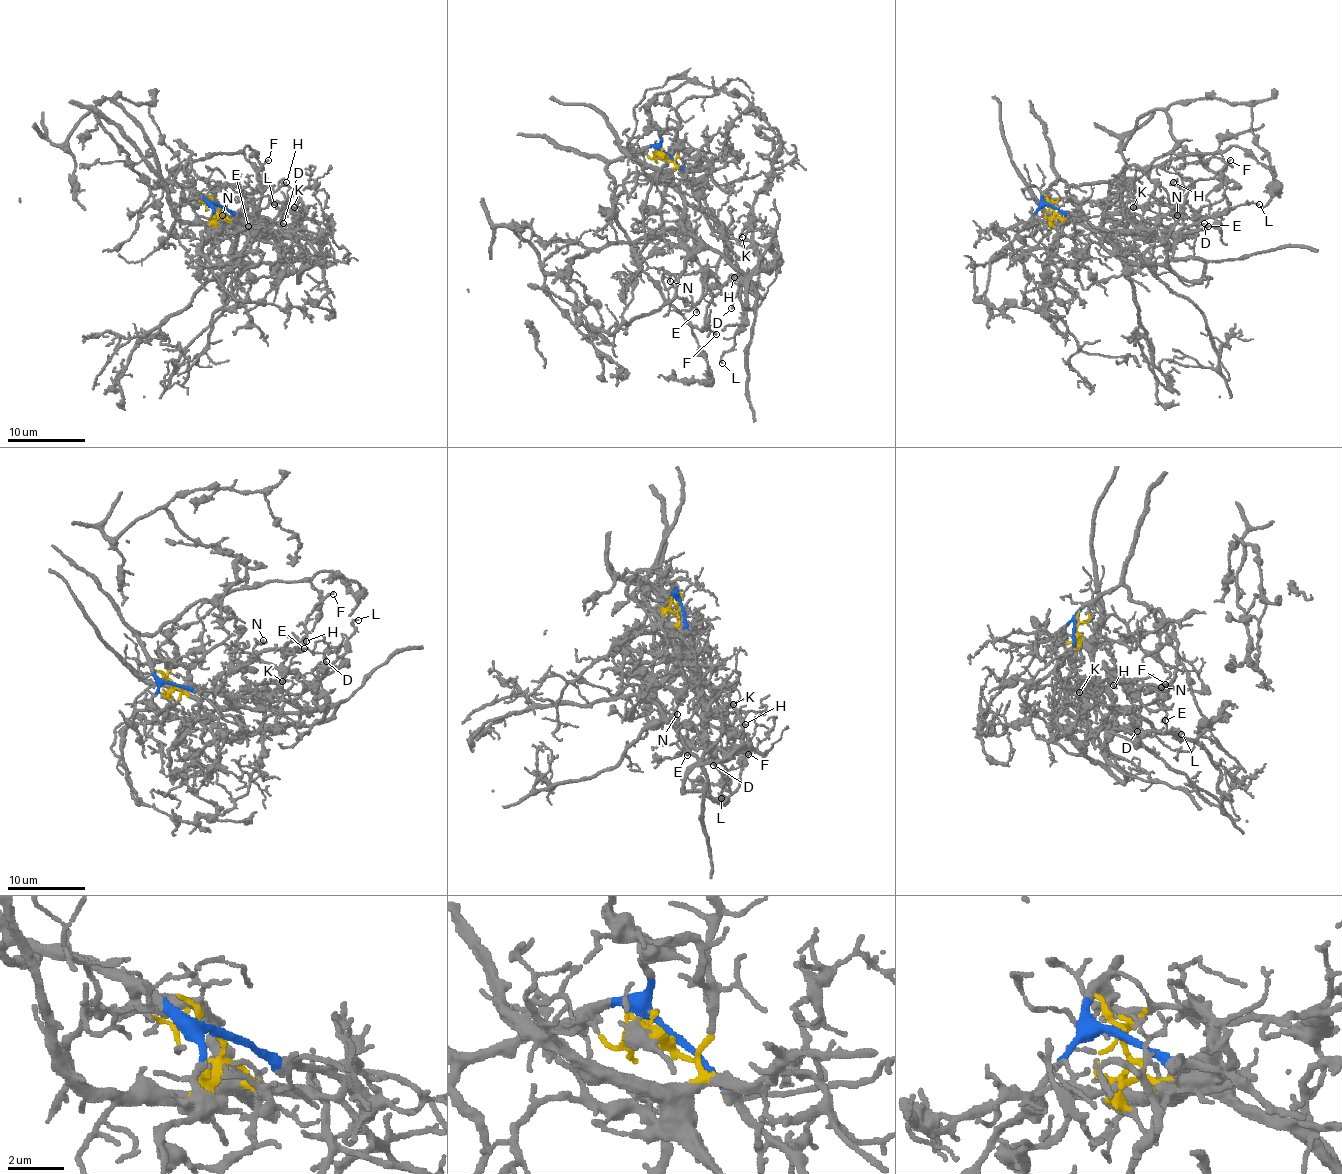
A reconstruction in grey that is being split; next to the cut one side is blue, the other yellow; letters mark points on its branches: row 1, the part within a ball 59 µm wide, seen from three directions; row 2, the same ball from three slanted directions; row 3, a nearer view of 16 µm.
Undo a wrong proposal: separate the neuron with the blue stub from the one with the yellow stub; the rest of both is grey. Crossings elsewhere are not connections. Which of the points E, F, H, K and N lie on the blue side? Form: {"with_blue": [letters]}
{"with_blue": []}

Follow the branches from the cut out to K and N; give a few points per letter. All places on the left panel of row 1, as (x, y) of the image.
K: (218, 206), (234, 230), (236, 257), (246, 263), (308, 259), (298, 280), (331, 232), (294, 206)
N: (218, 206), (240, 230), (263, 230), (280, 218), (265, 228), (220, 233), (215, 218), (222, 214)

